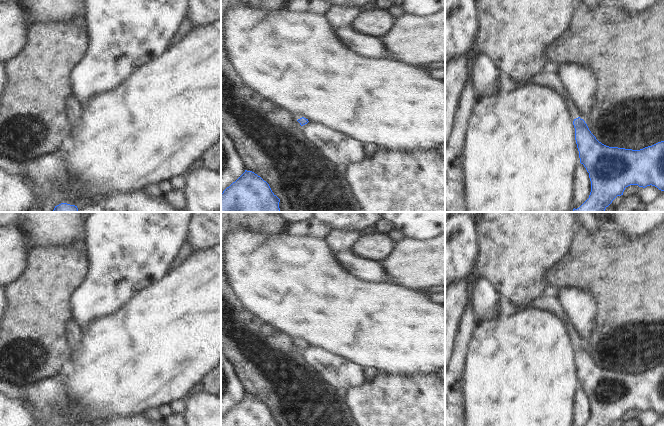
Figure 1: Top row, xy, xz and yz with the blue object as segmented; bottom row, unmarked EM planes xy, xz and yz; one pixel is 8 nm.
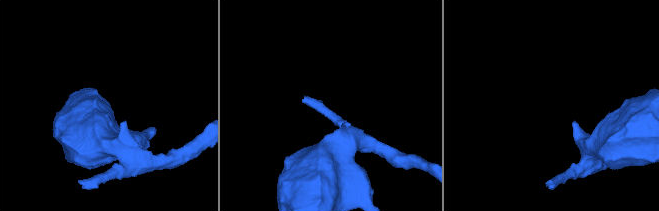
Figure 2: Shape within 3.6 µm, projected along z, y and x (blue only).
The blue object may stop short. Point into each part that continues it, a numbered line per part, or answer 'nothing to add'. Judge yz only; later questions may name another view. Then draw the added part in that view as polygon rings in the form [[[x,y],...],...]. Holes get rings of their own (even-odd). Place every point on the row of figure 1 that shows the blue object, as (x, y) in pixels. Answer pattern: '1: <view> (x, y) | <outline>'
1: yz (551, 78) | [[[550,69],[544,73],[539,74],[536,78],[526,84],[531,83],[536,83],[556,90],[558,93],[560,93],[567,99],[572,118],[576,119],[579,117],[578,109],[576,108],[567,90],[564,88],[561,77],[557,71]]]

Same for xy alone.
nothing to add

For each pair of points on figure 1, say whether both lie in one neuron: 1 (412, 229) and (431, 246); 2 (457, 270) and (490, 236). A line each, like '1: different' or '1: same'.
1: different
2: different

